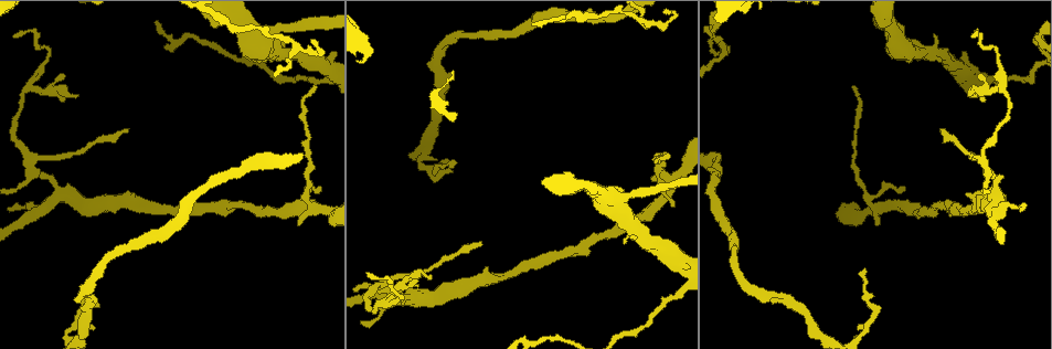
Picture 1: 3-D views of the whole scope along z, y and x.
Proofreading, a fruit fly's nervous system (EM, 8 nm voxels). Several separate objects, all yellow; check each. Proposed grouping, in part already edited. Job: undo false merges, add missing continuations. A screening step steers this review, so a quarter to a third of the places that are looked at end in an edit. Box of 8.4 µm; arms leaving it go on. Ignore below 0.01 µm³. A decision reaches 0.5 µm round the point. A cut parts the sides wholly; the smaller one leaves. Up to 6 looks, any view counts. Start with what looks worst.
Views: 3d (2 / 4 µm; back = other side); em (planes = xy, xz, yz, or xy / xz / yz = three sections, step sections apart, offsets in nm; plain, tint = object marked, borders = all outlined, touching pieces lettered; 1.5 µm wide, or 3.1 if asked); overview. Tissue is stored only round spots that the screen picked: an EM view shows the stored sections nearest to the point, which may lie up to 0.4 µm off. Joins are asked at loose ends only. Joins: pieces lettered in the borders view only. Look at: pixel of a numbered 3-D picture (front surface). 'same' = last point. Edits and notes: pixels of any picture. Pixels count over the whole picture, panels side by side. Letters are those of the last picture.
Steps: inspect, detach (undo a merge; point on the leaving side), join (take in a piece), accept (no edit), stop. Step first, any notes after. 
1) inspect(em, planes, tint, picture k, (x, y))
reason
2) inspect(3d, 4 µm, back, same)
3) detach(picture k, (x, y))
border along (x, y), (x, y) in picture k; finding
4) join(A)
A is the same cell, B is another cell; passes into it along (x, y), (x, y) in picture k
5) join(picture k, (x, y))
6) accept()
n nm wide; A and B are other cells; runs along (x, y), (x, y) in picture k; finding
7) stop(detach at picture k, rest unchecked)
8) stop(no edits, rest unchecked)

inspect(3d, 4 µm, picture 1, (616, 200))
sudden change in width

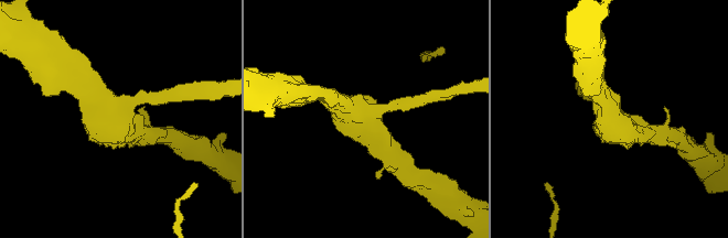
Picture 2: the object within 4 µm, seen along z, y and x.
inspect(em, yz, step 8, tint, picture 2, (121, 112))
3 arms; arms of 200, 280, 300 nm; now the EM

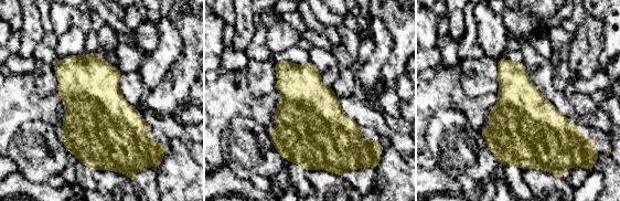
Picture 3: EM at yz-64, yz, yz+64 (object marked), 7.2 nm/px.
inspect(em, planes, borders, same)
another direction

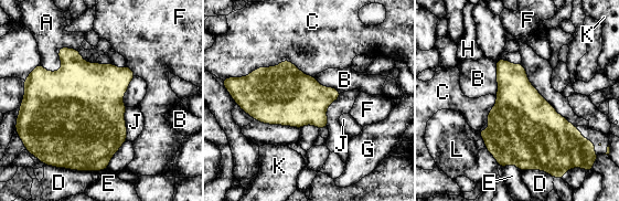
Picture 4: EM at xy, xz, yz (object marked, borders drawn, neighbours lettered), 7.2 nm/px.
accept()
A, B, C, D, E, F, G, H, J, K and L are other cells; border along (494, 62), (497, 71), (495, 96) in picture 4; continuous, no second neuron

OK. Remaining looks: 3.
inspect(3d, 2 µm, picture 1, (126, 129))
thin end

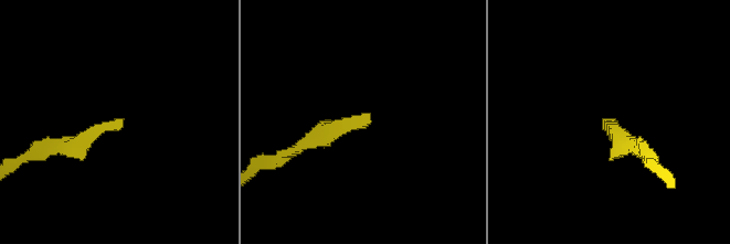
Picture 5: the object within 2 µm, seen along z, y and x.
inspect(em, xz, step 4, tint, picture 5, (605, 119))
need the tissue

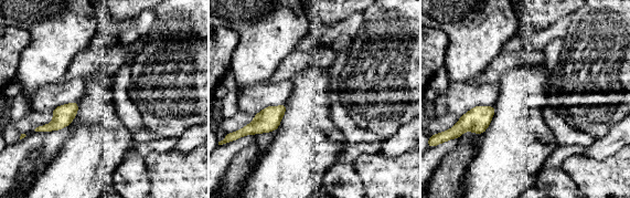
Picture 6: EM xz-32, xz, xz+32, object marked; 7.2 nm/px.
inspect(em, planes, borders, same)

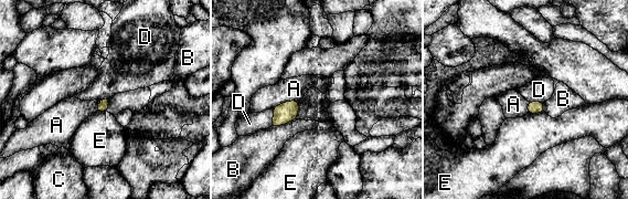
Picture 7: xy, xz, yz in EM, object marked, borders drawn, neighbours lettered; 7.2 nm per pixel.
accept()
80 nm wide; A touches over 200 nm; A, B, C, D and E are other cells; no lettered piece goes on from it

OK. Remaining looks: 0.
stop(no edits, rest unchecked)

